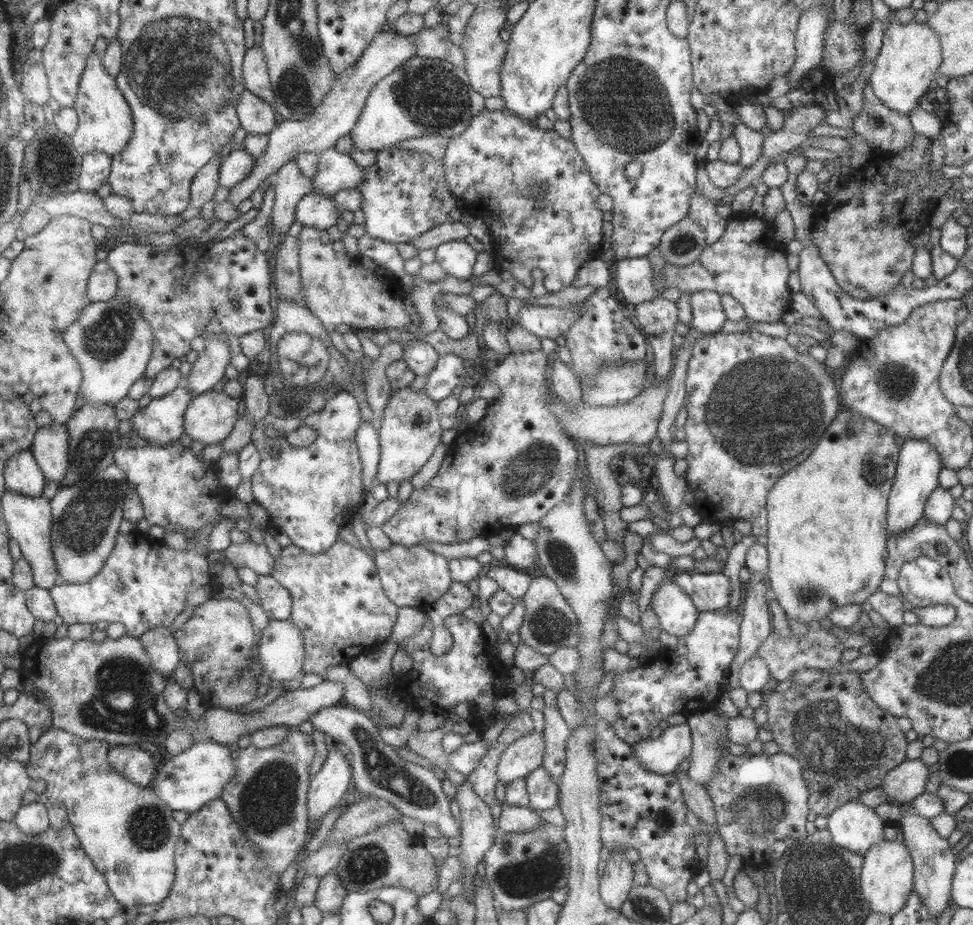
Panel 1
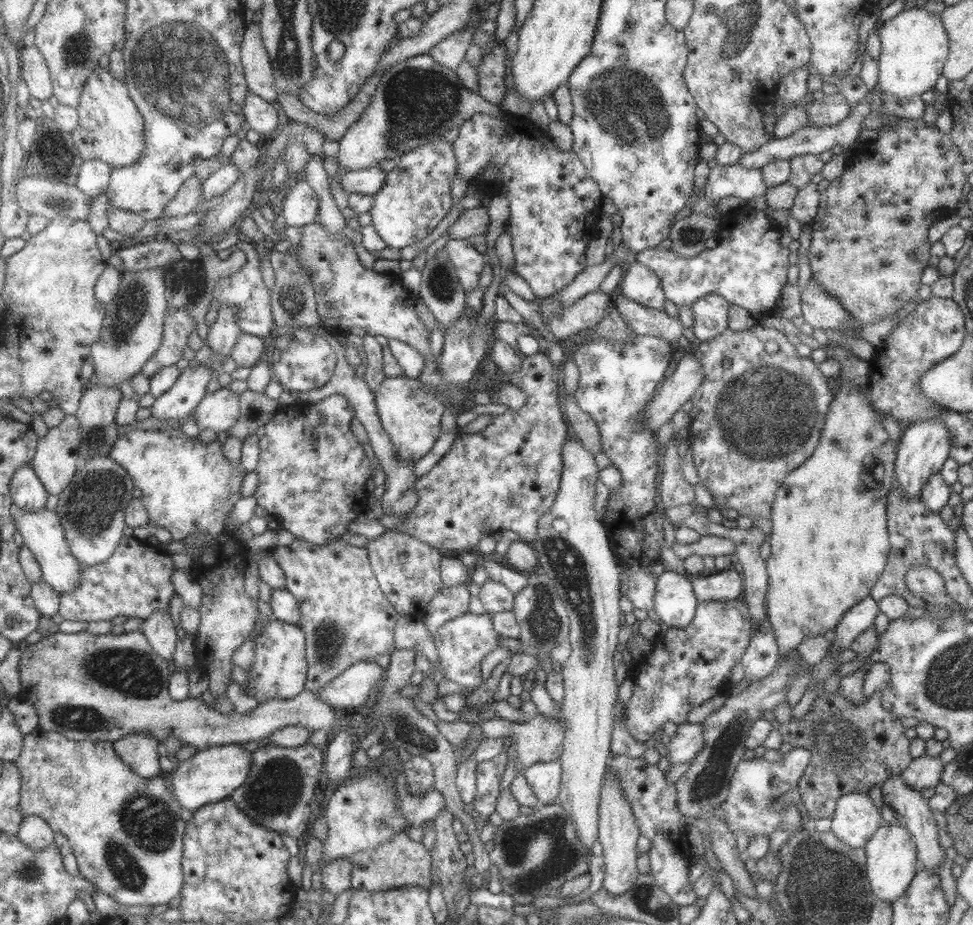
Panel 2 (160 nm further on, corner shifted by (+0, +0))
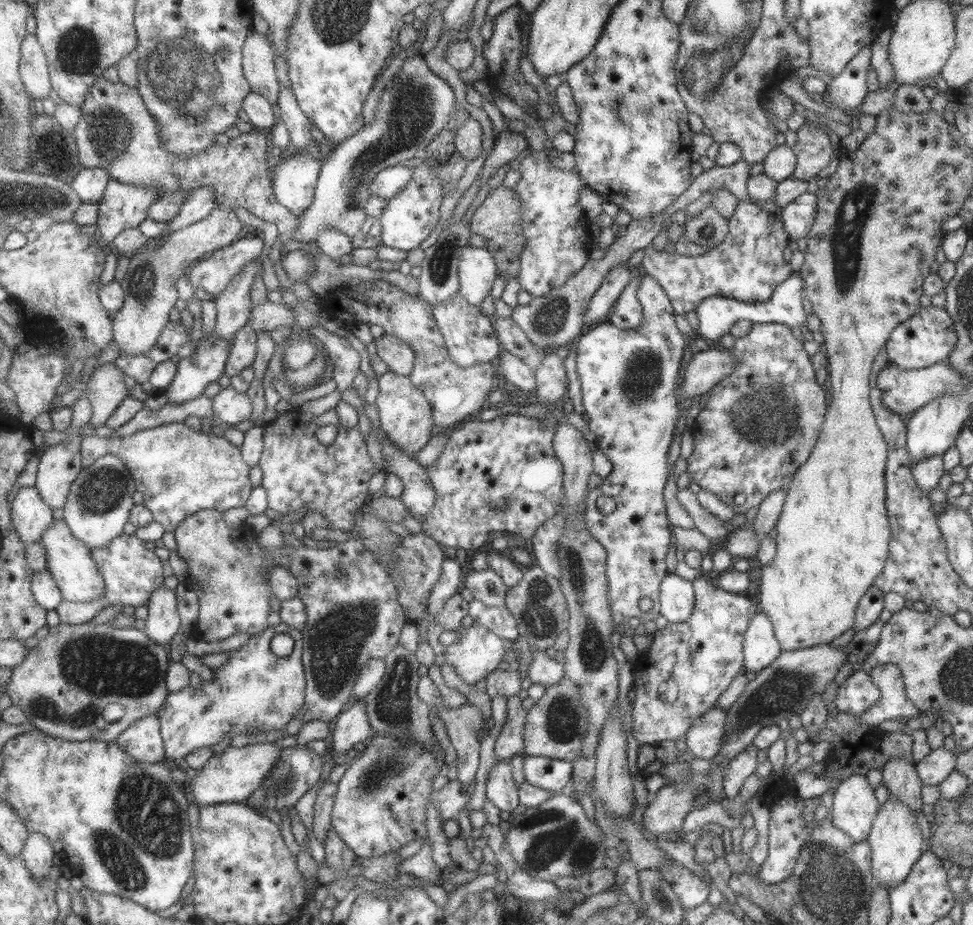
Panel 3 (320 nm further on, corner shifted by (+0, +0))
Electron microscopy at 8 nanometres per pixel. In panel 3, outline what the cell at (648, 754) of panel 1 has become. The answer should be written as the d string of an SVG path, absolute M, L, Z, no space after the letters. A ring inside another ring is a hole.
M713 706L697 718L686 732L687 752L697 759L713 758L719 752L724 737L725 717L725 708Z

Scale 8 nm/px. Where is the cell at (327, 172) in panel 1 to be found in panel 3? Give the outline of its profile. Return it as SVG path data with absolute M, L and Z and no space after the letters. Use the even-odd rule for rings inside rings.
M411 163L383 167L370 182L370 194L387 201L403 190L412 174Z

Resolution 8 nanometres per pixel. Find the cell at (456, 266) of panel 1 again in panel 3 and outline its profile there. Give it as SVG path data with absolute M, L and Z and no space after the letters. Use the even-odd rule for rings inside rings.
M473 245L460 250L458 260L458 293L474 307L490 294L496 279L496 264L491 253Z

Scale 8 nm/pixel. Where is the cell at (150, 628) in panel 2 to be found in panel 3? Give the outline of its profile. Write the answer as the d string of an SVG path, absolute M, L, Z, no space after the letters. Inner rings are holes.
M166 585L158 586L149 600L145 631L155 642L168 647L179 629L182 630L182 619L178 609L178 592Z

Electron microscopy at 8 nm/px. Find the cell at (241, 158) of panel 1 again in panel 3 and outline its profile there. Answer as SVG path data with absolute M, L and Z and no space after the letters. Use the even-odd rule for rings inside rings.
M210 186L198 188L186 198L178 215L168 221L168 230L175 232L205 220L217 208L215 191Z

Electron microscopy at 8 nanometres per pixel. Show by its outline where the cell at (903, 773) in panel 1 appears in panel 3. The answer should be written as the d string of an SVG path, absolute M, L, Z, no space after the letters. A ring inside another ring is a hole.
M944 747L931 749L914 767L923 785L938 785L955 769L956 755Z

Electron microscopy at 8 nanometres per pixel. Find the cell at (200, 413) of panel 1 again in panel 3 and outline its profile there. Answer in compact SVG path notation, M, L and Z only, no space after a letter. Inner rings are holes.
M231 386L223 389L213 398L215 418L223 423L236 425L250 421L253 417L253 402L249 394L241 393Z

